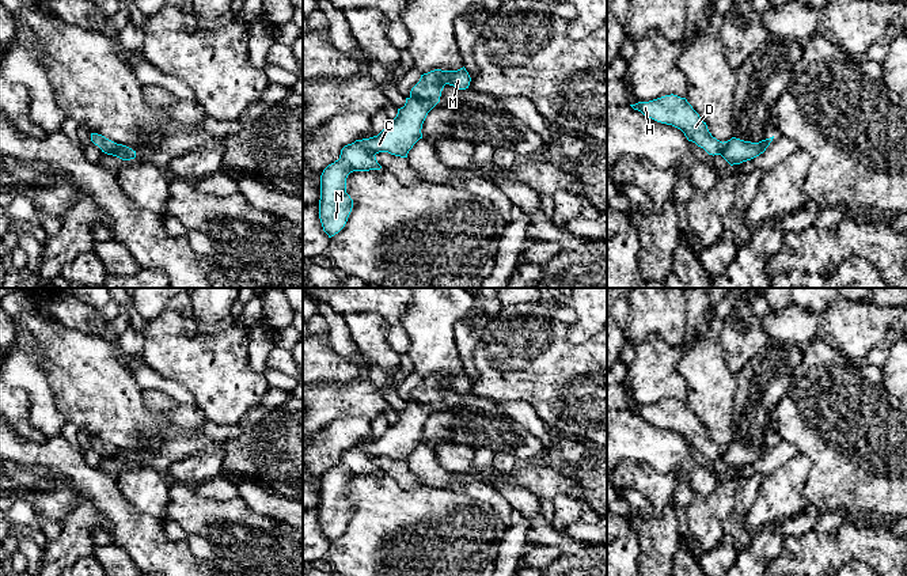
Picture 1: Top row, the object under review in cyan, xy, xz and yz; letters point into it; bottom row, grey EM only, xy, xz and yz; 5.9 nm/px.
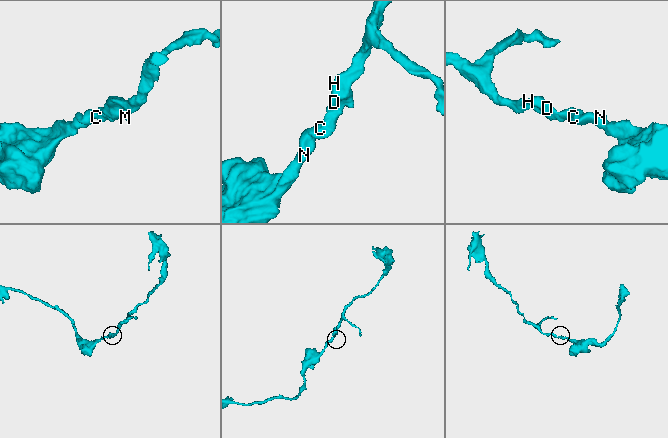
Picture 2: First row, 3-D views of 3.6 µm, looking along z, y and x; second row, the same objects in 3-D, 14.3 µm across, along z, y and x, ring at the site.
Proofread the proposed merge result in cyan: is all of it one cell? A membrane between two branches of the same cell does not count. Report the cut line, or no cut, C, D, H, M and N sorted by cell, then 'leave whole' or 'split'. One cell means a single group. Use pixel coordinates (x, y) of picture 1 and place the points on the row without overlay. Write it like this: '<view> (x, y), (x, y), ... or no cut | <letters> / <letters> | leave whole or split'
no cut | C D H M N | leave whole

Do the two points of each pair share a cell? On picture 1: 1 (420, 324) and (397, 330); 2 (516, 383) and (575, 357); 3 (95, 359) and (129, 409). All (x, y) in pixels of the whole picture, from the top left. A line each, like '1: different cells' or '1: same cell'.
1: different cells
2: same cell
3: same cell

